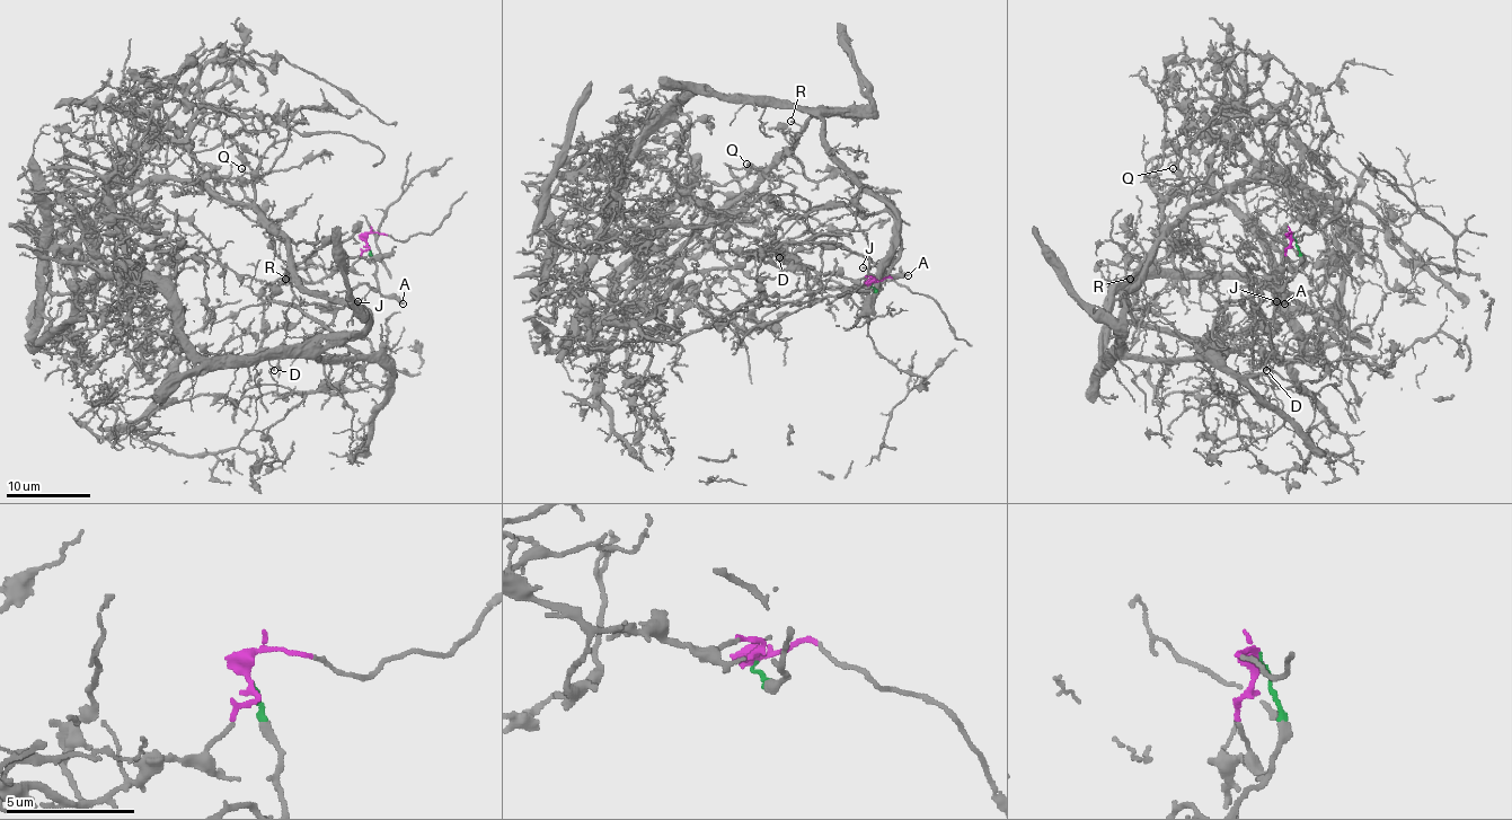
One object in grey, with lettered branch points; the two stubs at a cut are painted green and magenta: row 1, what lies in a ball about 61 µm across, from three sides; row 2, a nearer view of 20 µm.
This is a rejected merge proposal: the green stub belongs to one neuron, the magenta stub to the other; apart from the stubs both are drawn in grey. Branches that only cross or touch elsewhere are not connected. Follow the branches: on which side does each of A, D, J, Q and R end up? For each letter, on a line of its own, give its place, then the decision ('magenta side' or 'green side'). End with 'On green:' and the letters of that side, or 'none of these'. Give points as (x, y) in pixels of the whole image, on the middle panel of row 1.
A: (908, 275) | green side
D: (779, 257) | green side
J: (863, 267) | green side
Q: (746, 164) | magenta side
R: (790, 121) | magenta side
On green: A, D, J

